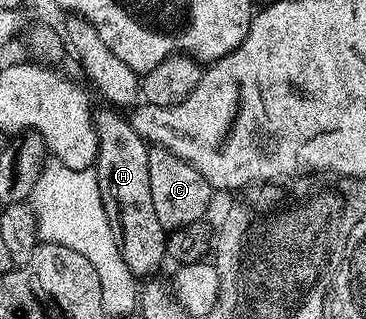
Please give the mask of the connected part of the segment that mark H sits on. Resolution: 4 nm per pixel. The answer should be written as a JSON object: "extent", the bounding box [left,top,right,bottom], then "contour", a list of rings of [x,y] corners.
{"extent":[93,107,166,279],"contour":[[[113,107],[98,108],[93,114],[97,132],[97,160],[95,172],[99,183],[99,195],[103,199],[105,214],[113,224],[117,245],[123,255],[123,263],[138,279],[148,278],[161,264],[166,264],[166,229],[155,216],[155,203],[151,203],[151,174],[147,171],[147,155],[150,146],[131,127],[129,117]]]}

